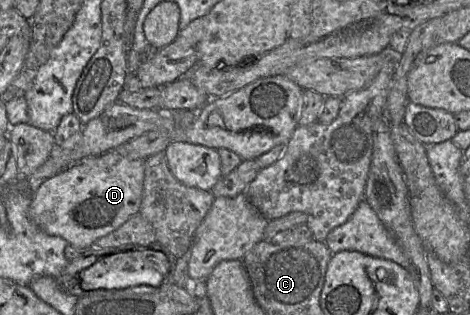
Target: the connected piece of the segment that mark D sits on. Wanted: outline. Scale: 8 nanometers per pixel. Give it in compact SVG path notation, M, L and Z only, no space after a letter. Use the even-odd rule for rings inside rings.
M115 150L84 158L36 186L32 193L29 216L48 235L62 237L69 245L83 251L139 212L143 195L144 171L145 159L129 159Z

